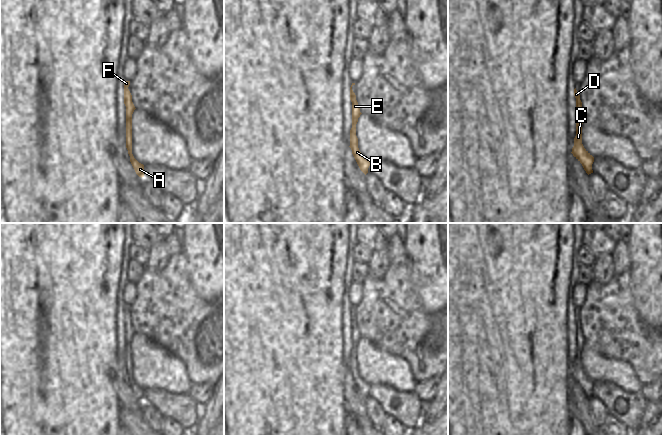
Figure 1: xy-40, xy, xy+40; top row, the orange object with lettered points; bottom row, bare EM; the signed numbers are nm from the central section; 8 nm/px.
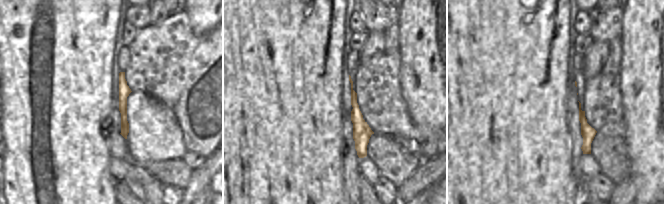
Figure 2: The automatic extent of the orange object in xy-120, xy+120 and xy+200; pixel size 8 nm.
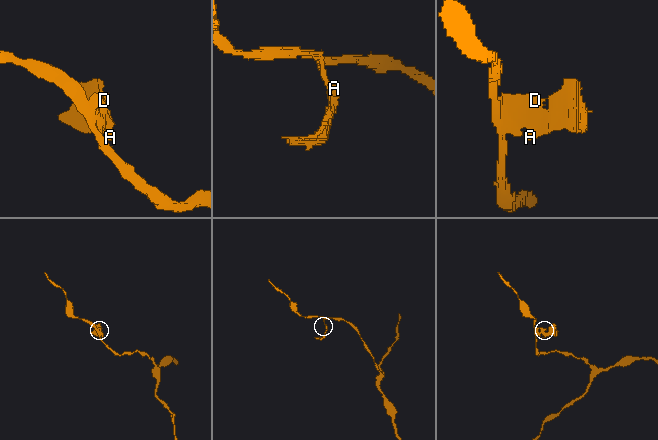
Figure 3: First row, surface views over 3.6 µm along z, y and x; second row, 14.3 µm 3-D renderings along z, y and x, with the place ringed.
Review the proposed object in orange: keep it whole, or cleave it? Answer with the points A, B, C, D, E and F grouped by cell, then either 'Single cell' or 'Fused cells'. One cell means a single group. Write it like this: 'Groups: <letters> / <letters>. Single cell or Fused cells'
Groups: A B C D E F. Single cell.

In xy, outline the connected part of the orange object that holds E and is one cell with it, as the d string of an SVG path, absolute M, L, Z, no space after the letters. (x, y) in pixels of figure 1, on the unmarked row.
M352 307L350 311L350 324L352 326L352 352L350 354L350 370L349 371L352 374L352 378L360 394L366 399L368 397L370 385L360 376L358 372L358 362L356 360L356 348L358 346L358 342L360 341L362 337L360 336L360 332L356 324L356 319L352 314L353 309L355 309L355 307Z

